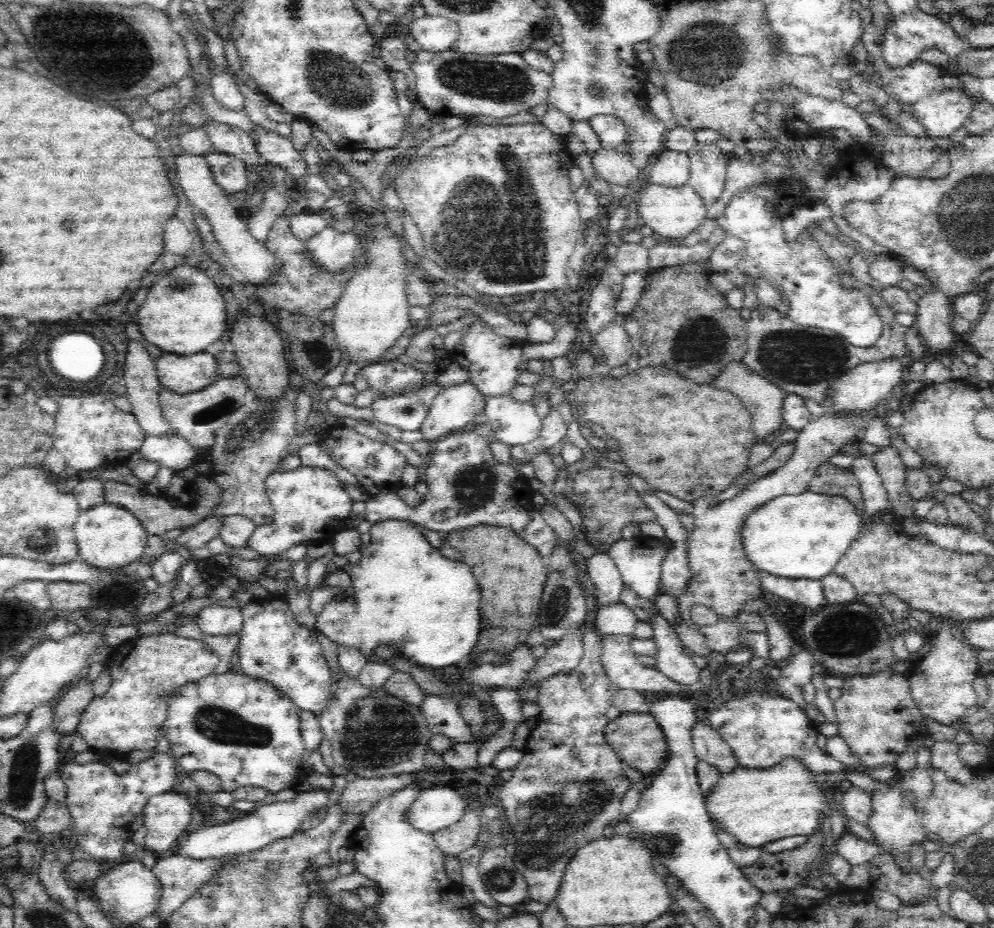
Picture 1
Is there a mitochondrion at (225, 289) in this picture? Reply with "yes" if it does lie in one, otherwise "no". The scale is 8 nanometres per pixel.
no

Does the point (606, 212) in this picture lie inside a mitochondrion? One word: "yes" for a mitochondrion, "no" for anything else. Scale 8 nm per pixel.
no

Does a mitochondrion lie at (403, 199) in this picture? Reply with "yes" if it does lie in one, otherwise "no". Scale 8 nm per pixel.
no

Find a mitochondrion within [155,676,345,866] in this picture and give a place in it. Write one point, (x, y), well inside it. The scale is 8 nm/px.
(220, 725)

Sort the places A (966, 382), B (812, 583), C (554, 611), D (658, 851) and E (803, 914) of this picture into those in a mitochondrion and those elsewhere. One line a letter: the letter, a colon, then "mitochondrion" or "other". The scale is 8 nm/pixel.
A: other
B: other
C: mitochondrion
D: other
E: other

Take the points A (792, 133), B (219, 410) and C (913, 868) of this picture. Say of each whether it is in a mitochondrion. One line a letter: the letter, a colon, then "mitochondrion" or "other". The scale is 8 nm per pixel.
A: other
B: mitochondrion
C: other

